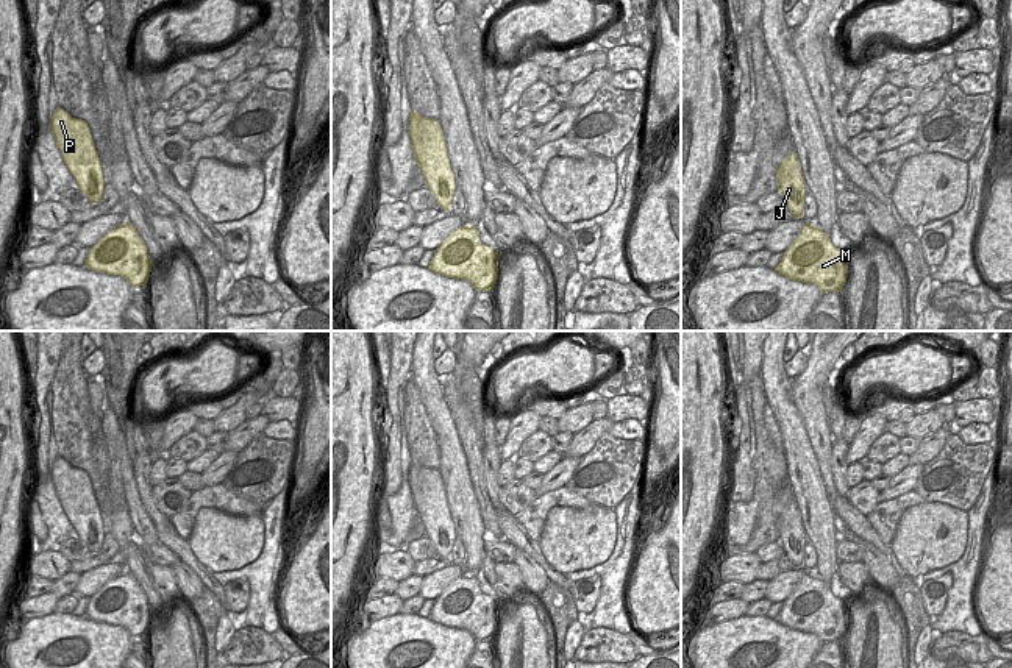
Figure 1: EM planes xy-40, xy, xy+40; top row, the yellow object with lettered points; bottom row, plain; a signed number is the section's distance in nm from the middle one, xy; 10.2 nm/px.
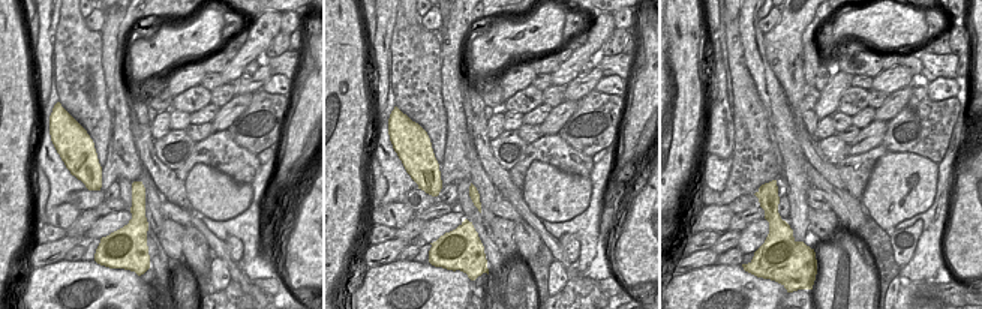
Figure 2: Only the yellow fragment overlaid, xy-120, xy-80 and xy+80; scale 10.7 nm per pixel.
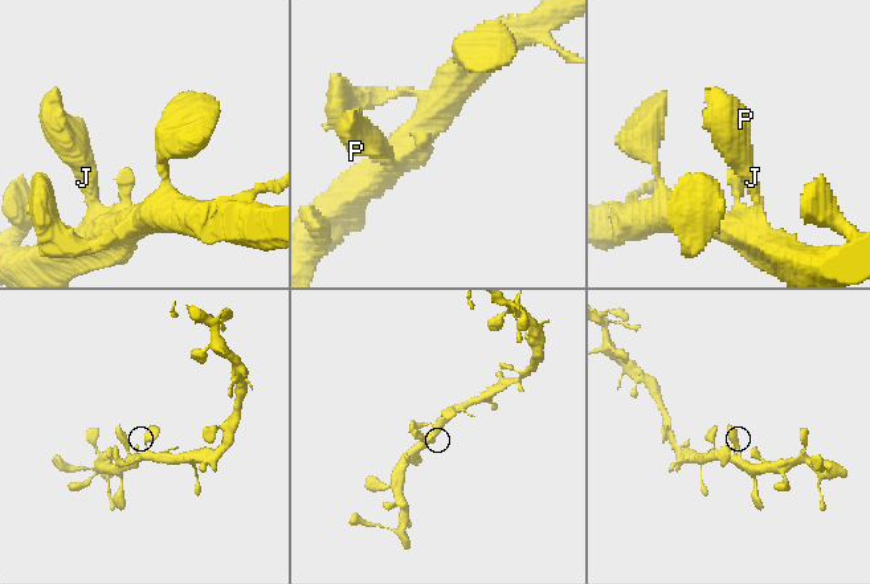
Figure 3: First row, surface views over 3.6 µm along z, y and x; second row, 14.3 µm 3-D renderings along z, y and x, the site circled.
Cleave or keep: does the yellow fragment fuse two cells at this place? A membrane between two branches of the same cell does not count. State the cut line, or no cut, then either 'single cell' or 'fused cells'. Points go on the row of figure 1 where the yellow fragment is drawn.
cut none; single cell

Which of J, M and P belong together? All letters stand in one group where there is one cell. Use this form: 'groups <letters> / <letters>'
groups J M P

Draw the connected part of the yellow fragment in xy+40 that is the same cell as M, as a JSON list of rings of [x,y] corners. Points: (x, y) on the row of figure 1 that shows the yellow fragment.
[[[806,223],[800,236],[782,253],[782,259],[775,268],[779,275],[817,286],[821,293],[842,292],[846,282],[845,251],[831,243],[829,234],[823,233],[814,223]]]

